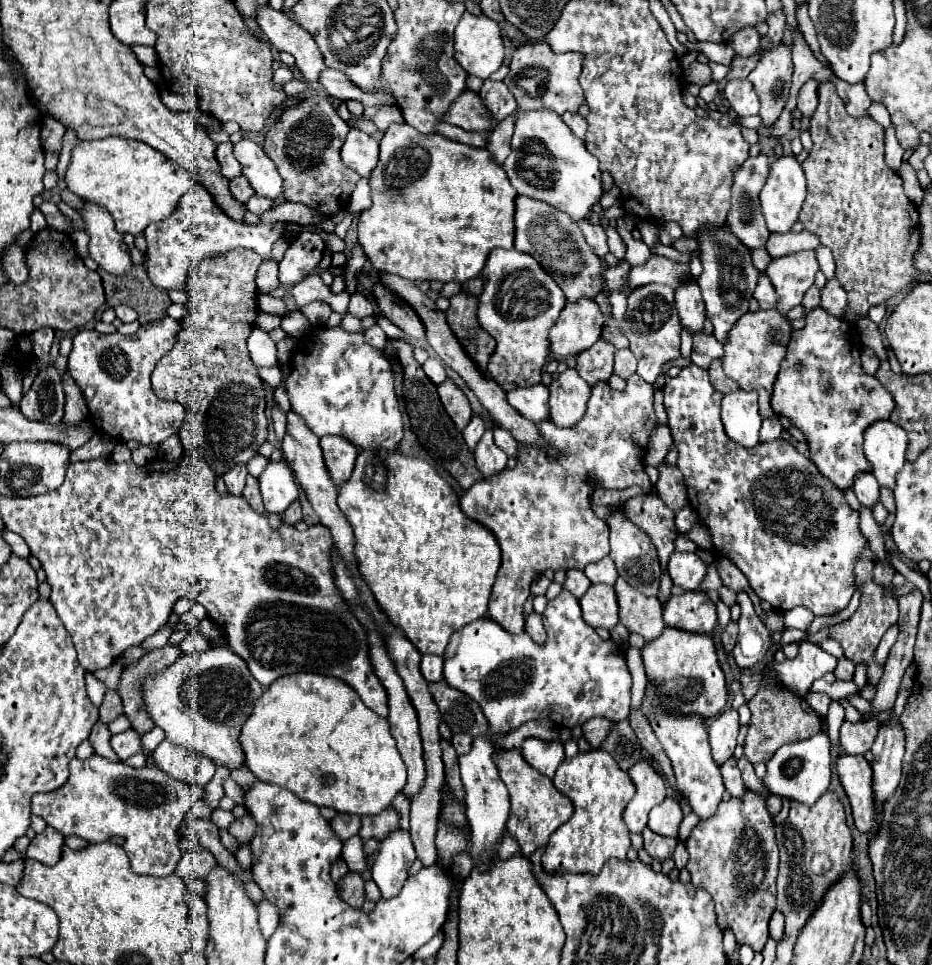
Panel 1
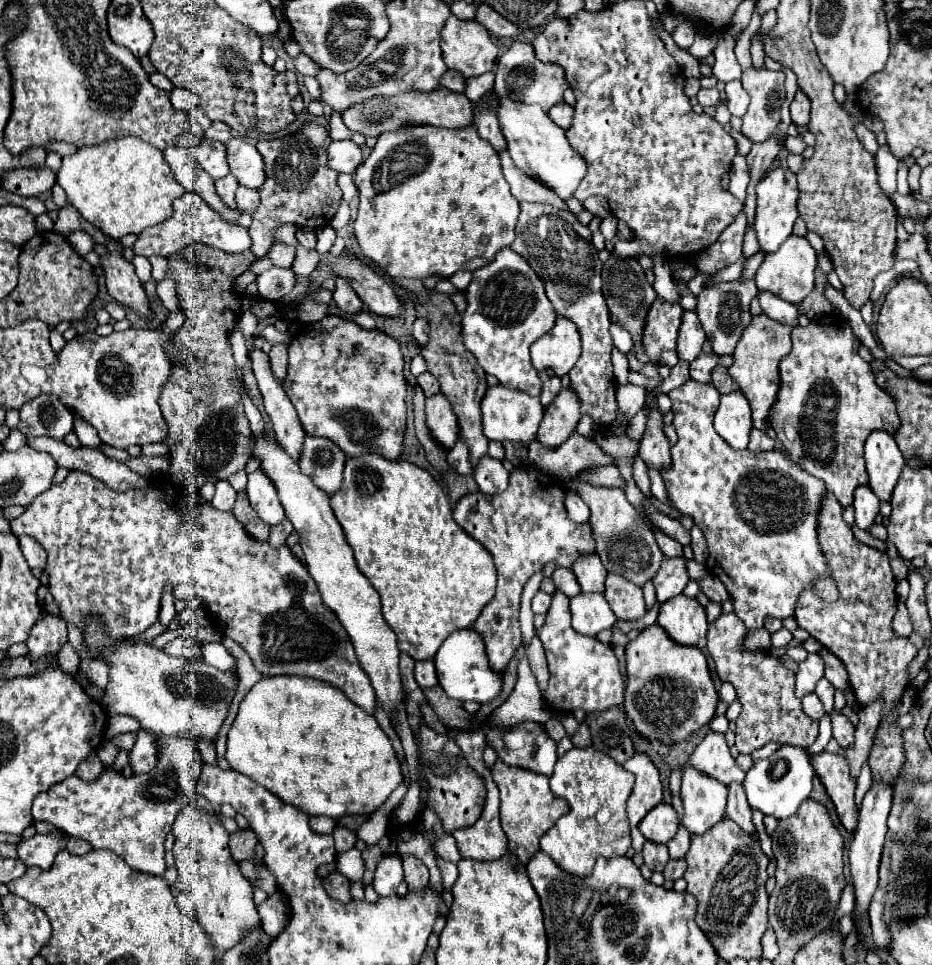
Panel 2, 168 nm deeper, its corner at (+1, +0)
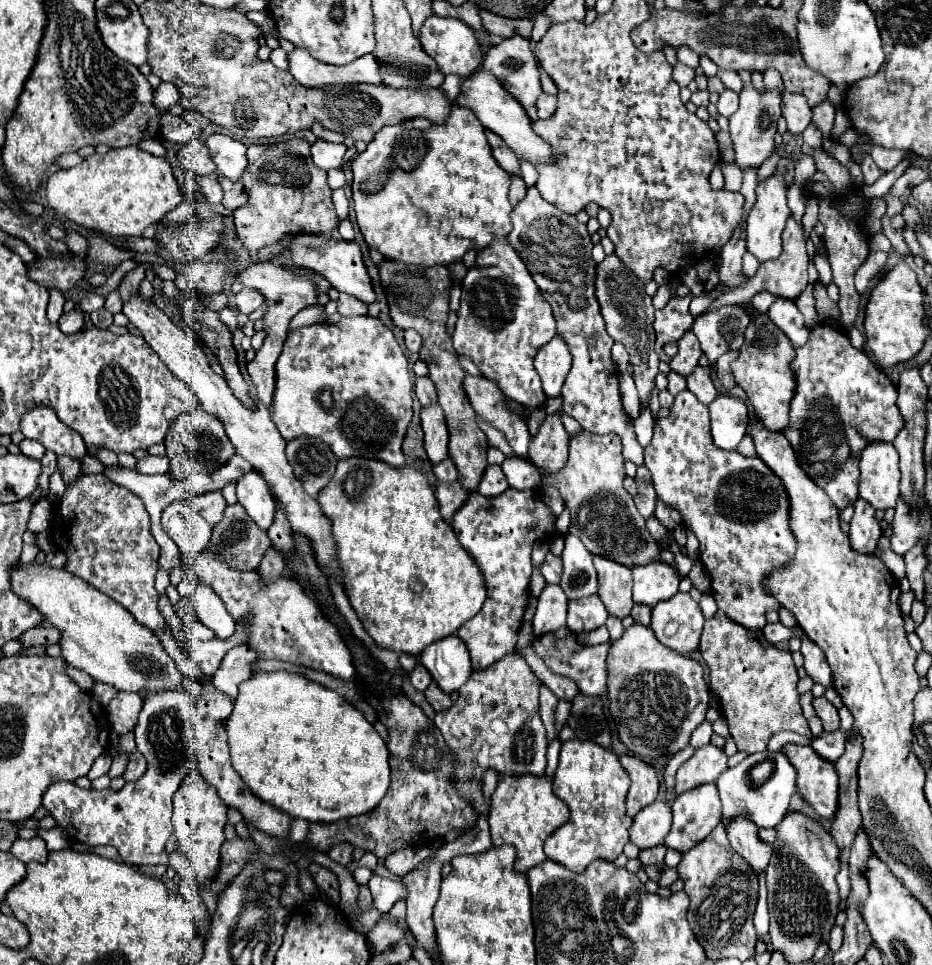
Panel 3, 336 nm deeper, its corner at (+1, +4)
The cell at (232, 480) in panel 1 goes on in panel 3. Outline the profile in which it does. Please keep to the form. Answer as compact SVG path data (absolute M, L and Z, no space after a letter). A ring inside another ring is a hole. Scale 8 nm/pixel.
M209 492L197 498L187 500L189 506L193 510L197 510L211 526L217 524L223 518L223 510L225 510L225 498L221 496L221 492Z

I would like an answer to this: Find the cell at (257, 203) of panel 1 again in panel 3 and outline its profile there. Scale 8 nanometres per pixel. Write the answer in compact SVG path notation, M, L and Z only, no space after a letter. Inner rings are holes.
M217 176L217 180L219 180L221 188L223 188L223 202L221 202L221 204L223 204L229 212L233 212L235 208L247 204L247 194L245 194L245 190L243 190L243 184L231 182L231 180L223 178L223 176Z

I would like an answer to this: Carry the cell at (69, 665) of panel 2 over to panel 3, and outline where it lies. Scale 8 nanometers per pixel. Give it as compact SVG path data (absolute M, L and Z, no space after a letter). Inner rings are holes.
M35 626L35 628L29 628L19 640L23 642L23 646L25 648L29 648L29 646L41 646L41 644L45 644L45 646L49 646L49 644L57 644L59 642L59 630L57 628L53 628L53 626Z

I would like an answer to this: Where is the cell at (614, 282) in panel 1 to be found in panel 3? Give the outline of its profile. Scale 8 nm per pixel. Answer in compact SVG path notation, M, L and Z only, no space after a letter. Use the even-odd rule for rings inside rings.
M611 254L601 264L597 264L597 276L595 276L595 296L601 306L601 316L605 318L607 332L613 340L625 344L629 352L629 362L633 366L633 380L639 390L641 402L649 402L649 392L655 388L655 376L659 358L653 348L655 344L655 332L653 332L653 318L655 308L651 302L651 296L645 294L645 284L623 266L623 262Z

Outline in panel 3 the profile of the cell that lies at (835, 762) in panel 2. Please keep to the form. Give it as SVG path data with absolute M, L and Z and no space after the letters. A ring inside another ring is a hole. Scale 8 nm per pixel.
M785 744L781 752L797 770L797 792L801 798L811 804L819 816L833 820L837 812L839 790L835 766L827 760L819 760L815 750L809 746Z

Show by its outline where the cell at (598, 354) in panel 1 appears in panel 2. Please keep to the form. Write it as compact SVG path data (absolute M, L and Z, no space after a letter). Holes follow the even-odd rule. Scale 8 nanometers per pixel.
M521 202L521 214L519 214L519 222L517 222L517 228L515 228L515 232L517 232L517 238L515 238L515 242L511 244L511 248L517 252L517 254L521 254L527 262L529 262L529 266L537 272L537 276L543 280L543 284L545 284L545 292L547 292L547 298L553 302L553 306L555 306L555 312L557 314L561 314L561 316L565 316L565 318L569 318L569 320L573 320L575 324L577 324L577 328L579 328L579 334L581 334L581 342L583 342L583 352L581 352L581 358L577 360L577 364L573 366L573 370L569 372L569 378L571 378L571 386L573 386L573 390L579 394L579 400L581 400L581 412L583 414L589 414L599 426L607 426L607 424L611 424L613 420L615 420L615 412L617 412L617 402L615 402L615 376L613 376L613 364L611 364L611 348L613 348L613 340L611 340L611 334L609 334L609 312L607 312L607 302L605 302L605 298L603 298L603 292L601 292L601 266L603 266L603 262L599 260L599 254L597 254L597 250L595 250L595 246L593 246L593 242L591 242L591 238L589 236L583 236L581 232L577 232L577 228L575 226L581 226L581 224L575 224L577 220L573 220L573 214L571 212L567 212L567 210L557 210L557 208L549 208L549 206L545 206L545 204L531 204L531 202Z

